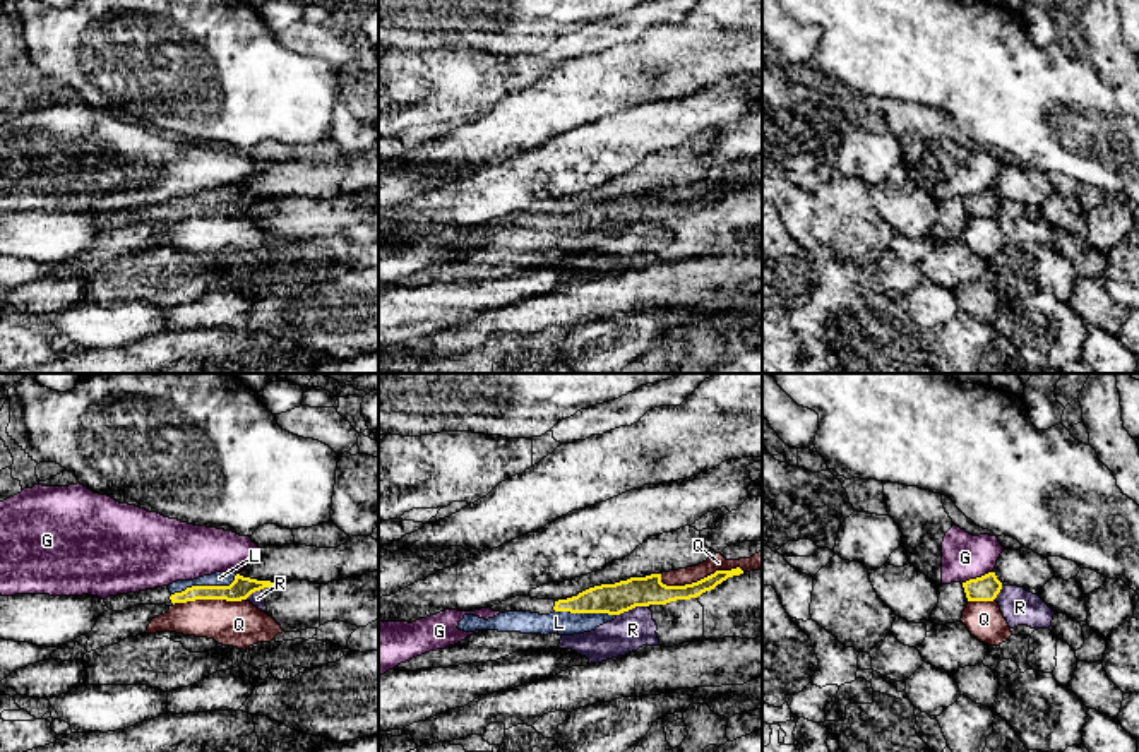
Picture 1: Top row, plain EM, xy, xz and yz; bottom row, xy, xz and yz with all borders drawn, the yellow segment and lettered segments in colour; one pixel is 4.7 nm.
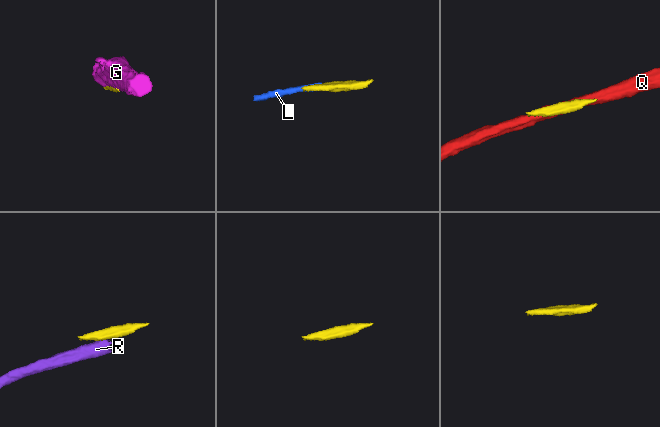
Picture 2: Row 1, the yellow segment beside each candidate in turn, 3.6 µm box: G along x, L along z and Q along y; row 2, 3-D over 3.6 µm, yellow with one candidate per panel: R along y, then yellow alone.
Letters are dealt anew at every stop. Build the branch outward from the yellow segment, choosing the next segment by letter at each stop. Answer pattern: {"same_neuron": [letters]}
{"same_neuron": ["L"]}

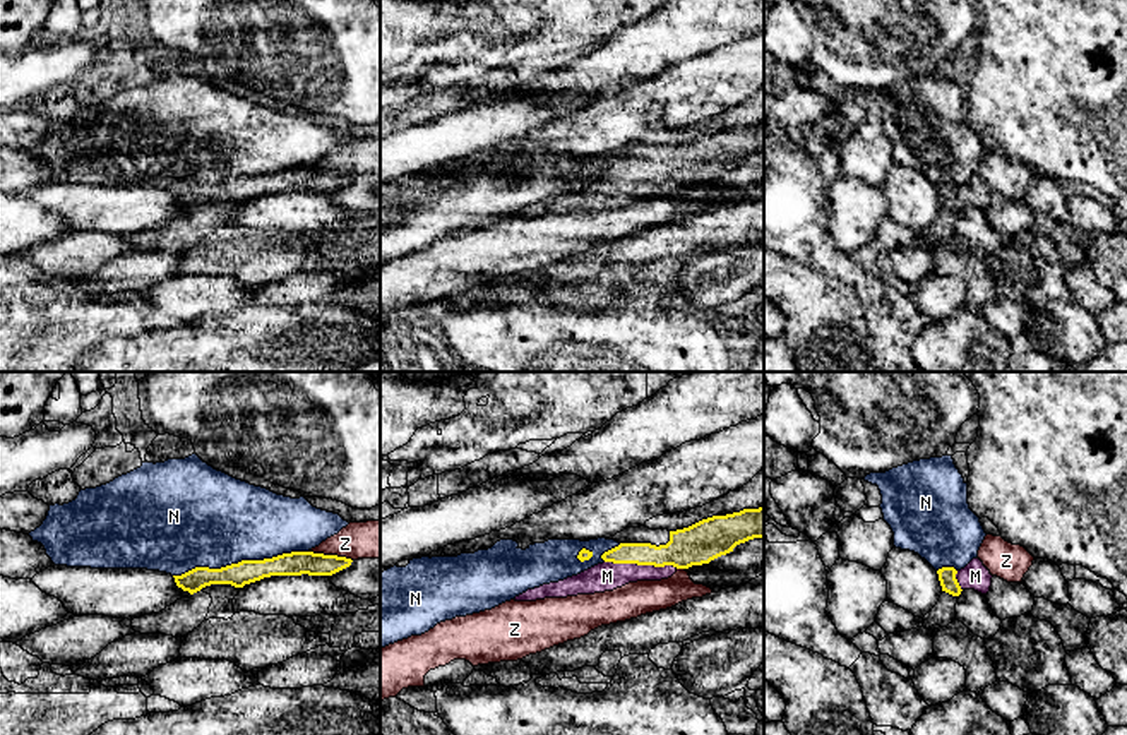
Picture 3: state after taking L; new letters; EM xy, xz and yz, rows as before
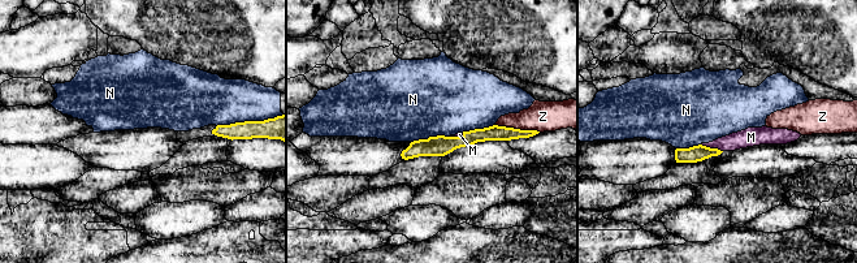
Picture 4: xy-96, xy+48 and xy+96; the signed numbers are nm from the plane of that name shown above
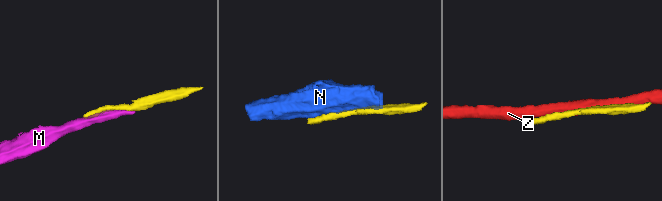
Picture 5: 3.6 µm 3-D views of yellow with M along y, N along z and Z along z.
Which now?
{"same_neuron": ["M"]}

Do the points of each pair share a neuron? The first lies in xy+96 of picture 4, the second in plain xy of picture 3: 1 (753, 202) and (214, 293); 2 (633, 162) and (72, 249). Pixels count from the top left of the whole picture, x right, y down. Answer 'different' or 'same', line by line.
1: different
2: different

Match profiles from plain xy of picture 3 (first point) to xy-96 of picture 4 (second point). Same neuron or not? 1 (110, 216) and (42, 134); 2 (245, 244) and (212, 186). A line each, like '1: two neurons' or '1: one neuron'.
1: two neurons
2: one neuron

